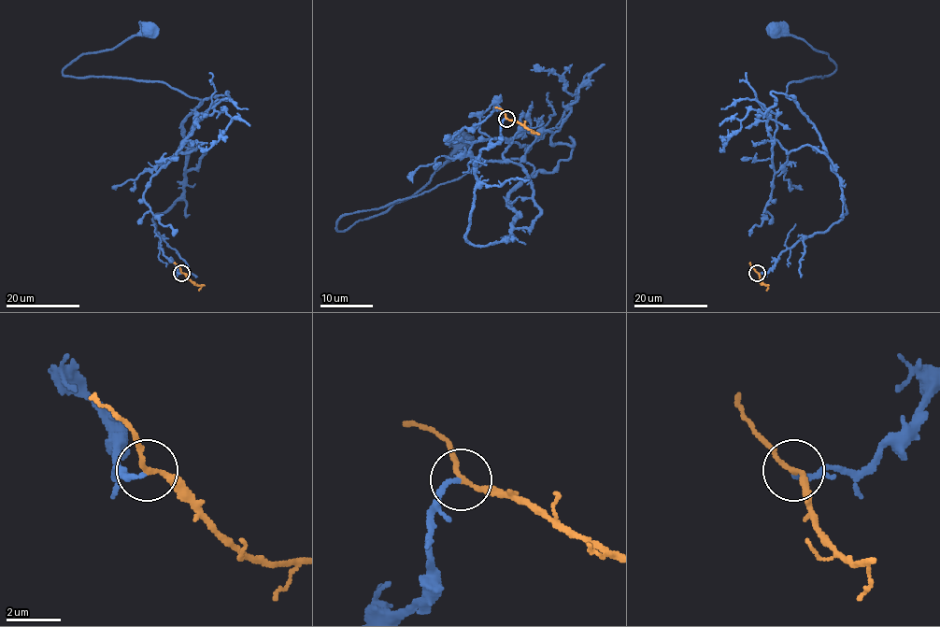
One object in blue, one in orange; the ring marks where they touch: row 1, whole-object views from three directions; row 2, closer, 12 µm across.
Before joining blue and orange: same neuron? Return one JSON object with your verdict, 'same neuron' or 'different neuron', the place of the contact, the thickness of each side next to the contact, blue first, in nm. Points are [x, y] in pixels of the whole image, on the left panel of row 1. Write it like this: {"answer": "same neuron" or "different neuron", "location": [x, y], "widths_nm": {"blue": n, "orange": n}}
{"answer": "same neuron", "location": [181, 273], "widths_nm": {"blue": 180, "orange": 160}}

